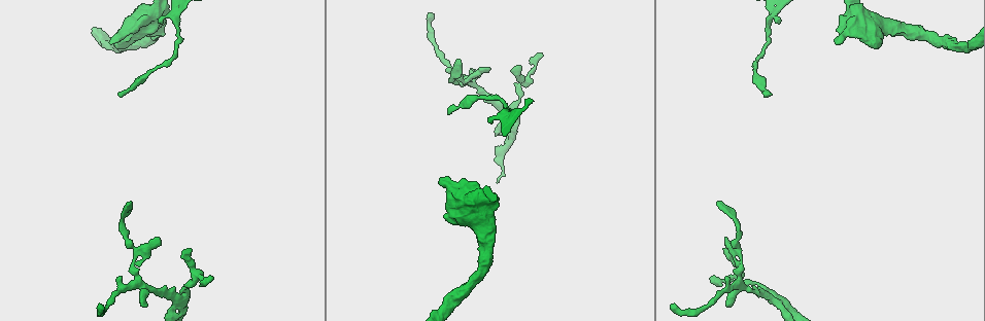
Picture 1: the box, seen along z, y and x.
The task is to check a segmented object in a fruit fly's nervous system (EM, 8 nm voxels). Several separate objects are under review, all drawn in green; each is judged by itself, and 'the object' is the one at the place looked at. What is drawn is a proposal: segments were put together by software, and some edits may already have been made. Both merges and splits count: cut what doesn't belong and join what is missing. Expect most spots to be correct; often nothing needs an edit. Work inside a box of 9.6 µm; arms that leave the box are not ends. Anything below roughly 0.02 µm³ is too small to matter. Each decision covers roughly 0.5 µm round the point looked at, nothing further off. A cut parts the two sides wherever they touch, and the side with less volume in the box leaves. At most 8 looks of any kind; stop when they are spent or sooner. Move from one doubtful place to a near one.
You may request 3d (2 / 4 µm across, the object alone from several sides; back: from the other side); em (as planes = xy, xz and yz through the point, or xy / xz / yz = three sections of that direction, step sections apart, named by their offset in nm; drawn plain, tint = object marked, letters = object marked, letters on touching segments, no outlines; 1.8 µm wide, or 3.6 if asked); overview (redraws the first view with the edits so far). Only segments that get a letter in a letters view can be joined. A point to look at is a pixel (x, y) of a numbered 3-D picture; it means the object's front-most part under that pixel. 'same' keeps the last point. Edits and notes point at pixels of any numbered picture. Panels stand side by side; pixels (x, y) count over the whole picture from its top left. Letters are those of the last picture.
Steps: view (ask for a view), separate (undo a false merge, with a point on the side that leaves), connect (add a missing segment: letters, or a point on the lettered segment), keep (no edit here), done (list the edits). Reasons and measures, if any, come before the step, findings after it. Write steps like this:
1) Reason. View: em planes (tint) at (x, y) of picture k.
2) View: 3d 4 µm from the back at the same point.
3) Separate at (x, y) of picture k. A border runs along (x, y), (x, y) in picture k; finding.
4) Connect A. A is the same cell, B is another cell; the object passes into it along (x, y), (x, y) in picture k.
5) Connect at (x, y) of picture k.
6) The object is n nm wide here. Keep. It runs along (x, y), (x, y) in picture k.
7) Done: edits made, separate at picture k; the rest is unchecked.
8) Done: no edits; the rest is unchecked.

Arms run side by side. View: em xy step 16 (tint) at (472, 84) of picture 1.

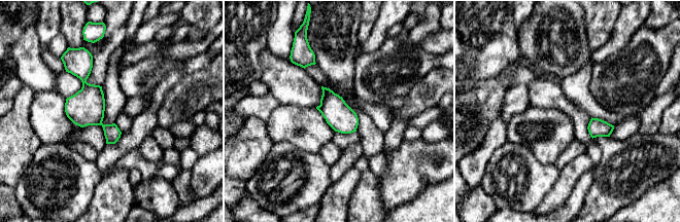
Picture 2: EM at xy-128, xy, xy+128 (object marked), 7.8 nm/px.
Cut it another way. View: em planes (letters) at the same point.

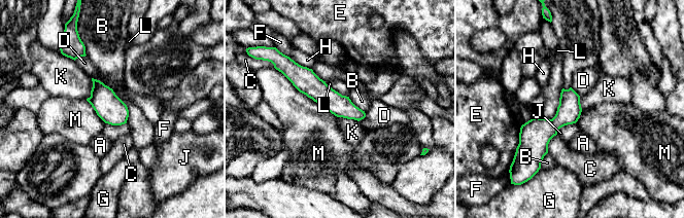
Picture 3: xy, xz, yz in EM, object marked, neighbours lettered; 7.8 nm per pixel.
Keep. A, B, C, D, E, F, G, H, J, K, L and M are other cells; a border runs along (92, 78), (91, 95), (86, 99) in picture 3; all the same cell.

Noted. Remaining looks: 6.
An open end. View: em yz step 16 (plain) at (190, 248) of picture 1.

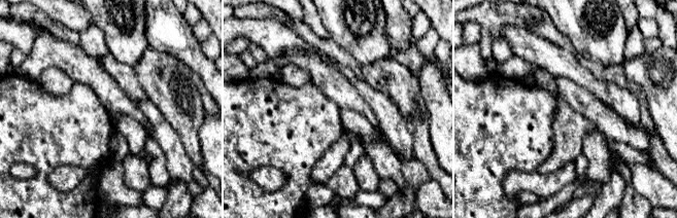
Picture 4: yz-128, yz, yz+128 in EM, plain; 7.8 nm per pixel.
View: em yz step 16 (letters) at the same point.

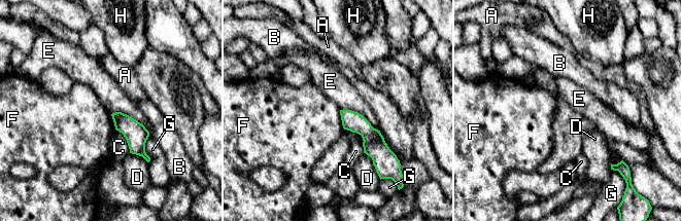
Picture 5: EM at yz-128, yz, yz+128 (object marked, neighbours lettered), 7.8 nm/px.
The longest contact is with E, 340 nm. Keep. A, B, C, D, E, F, G and H are other cells; a border runs along (339, 110), (343, 127) in picture 5; no lettered segment goes on from it.

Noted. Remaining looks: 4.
Thick end. View: em 3.6 µm planes (letters) at (441, 177) of picture 1.

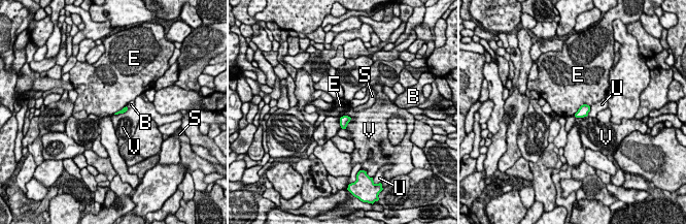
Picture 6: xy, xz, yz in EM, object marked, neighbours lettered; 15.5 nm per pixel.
Keep. B, E, S, U and V are other cells; a border runs along (589, 105), (582, 104), (574, 115) in picture 6; none of them fits.

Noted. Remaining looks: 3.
Done: no edits; the rest is unchecked.

